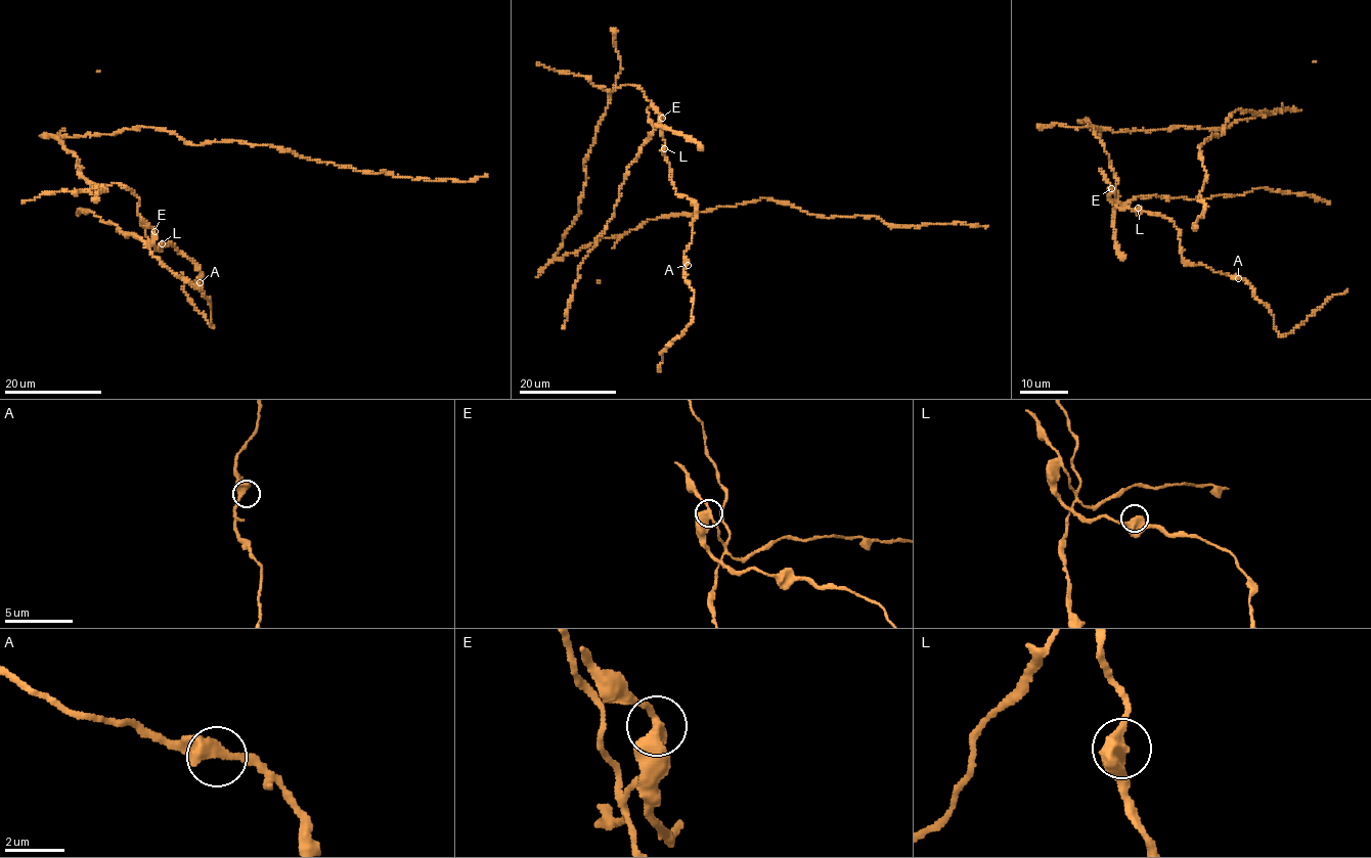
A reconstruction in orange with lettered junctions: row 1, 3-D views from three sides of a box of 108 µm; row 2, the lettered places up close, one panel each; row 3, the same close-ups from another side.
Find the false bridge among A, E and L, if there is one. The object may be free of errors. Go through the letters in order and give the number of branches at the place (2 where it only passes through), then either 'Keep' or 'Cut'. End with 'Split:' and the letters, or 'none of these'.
A: Branches: 2. Keep
E: Branches: 3. Cut
L: Branches: 3. Keep
Split: E

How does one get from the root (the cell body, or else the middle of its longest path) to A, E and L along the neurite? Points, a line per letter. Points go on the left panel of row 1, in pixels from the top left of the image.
A: (81, 168), (95, 187), (131, 190), (149, 241), (174, 245), (200, 282)
E: (81, 168), (79, 174), (95, 187), (120, 184), (131, 190), (140, 200), (138, 215), (149, 241), (155, 230)
L: (81, 168), (95, 187), (120, 184), (131, 190), (149, 241), (155, 235), (157, 249), (162, 243)

